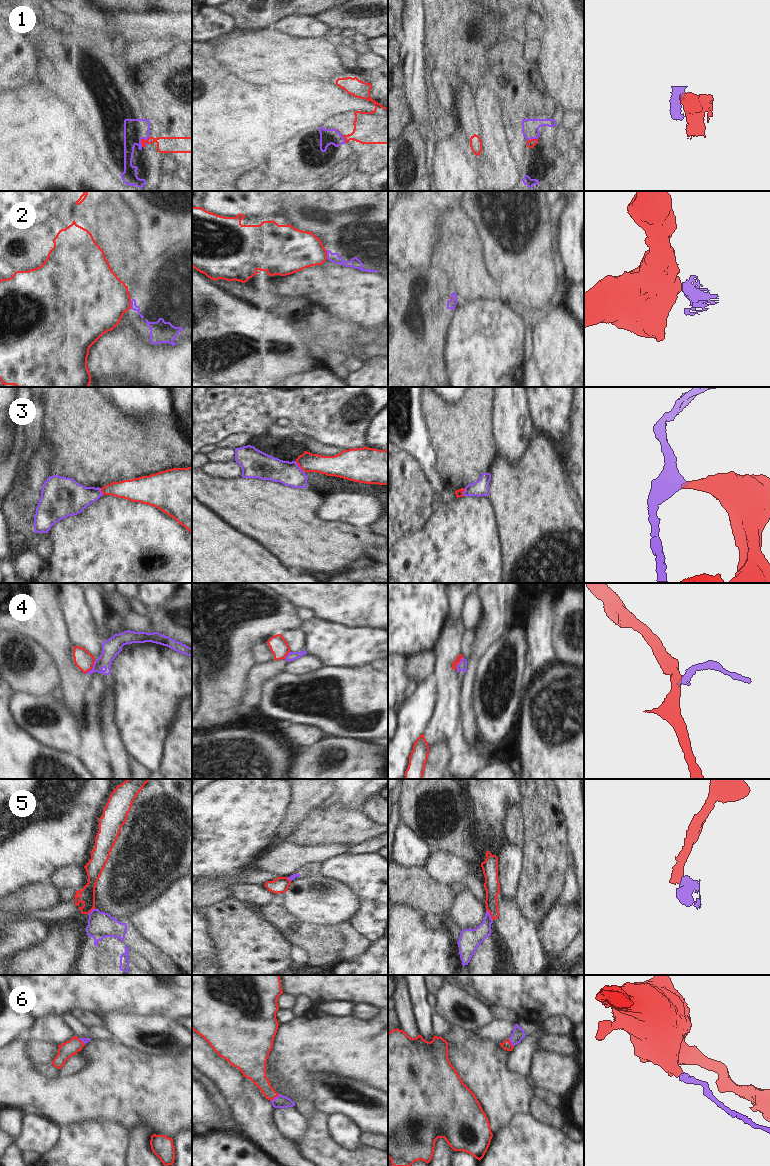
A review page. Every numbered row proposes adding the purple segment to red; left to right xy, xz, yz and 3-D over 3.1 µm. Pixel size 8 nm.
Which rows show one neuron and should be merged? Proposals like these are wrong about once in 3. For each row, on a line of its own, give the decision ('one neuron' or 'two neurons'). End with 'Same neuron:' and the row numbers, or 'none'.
1: two neurons
2: two neurons
3: two neurons
4: two neurons
5: two neurons
6: one neuron
Same neuron: 6

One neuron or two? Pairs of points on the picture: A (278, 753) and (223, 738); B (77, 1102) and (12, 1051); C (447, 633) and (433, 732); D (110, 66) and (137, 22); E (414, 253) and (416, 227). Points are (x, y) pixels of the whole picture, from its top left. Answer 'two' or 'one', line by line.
A: one
B: one
C: one
D: two
E: one

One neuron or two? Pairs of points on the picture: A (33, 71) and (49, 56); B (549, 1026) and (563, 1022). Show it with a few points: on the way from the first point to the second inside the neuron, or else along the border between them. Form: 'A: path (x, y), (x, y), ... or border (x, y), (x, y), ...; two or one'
A: border (30, 45), (36, 58), (36, 64), (47, 72); two
B: path (552, 1026), (560, 1025); one

